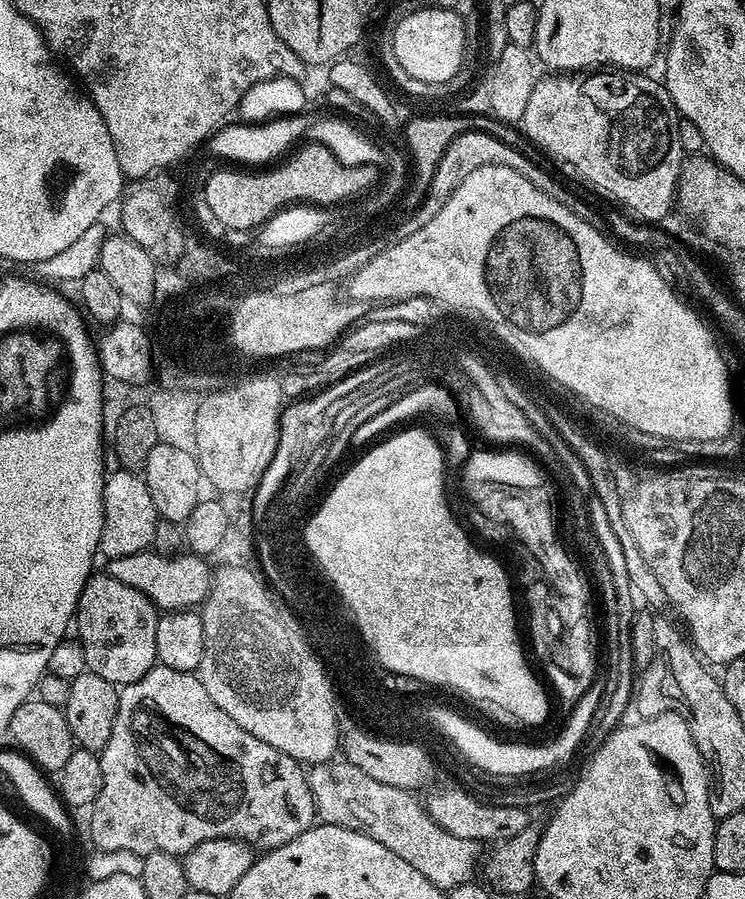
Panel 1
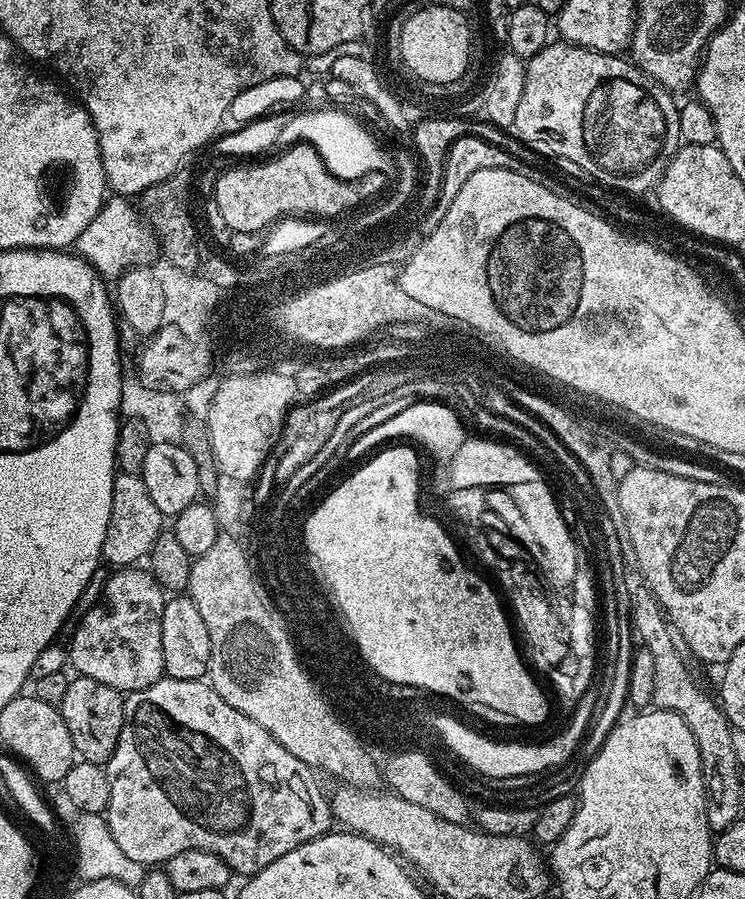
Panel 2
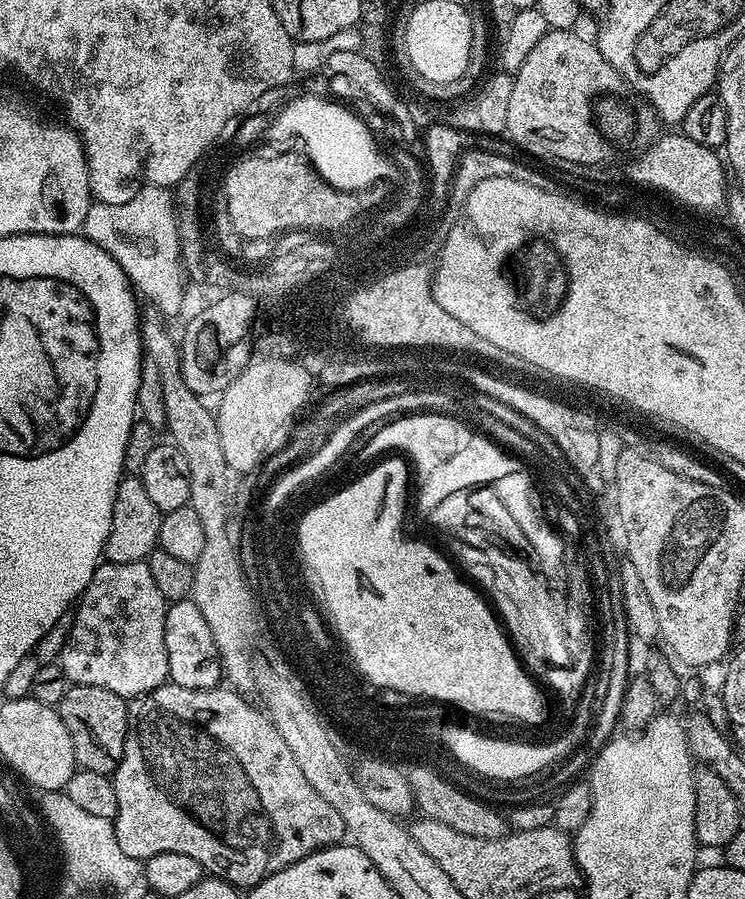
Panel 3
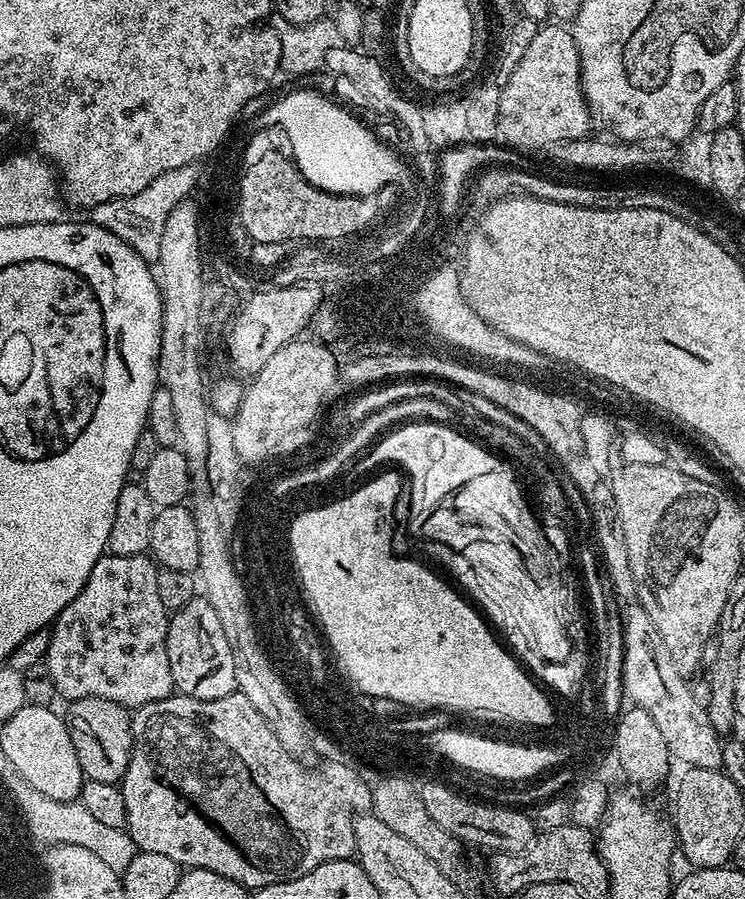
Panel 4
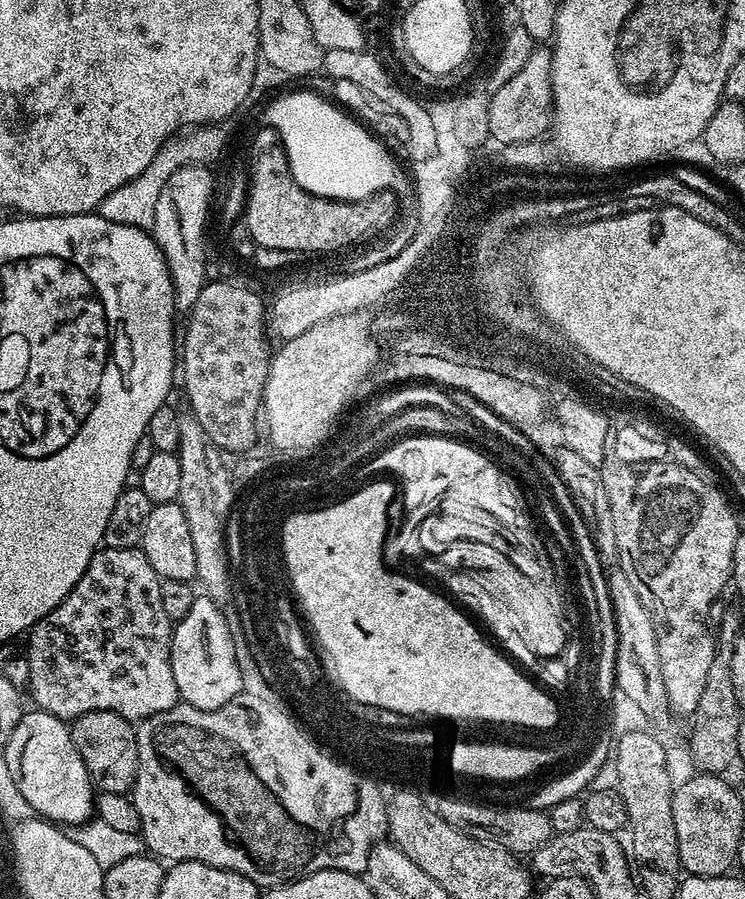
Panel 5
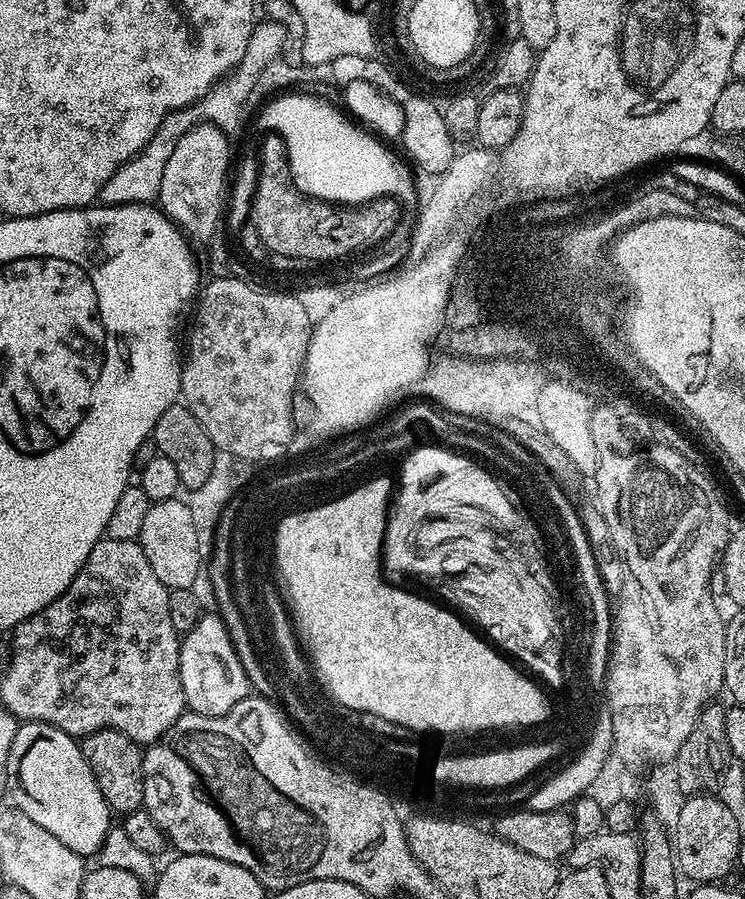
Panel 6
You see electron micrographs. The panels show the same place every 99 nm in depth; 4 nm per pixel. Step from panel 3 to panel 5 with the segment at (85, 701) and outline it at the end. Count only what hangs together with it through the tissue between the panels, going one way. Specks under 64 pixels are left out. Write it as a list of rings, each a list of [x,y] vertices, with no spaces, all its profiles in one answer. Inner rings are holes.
[[[94,710],[71,721],[72,741],[100,792],[131,793],[138,774],[138,742],[133,721],[110,710]]]

